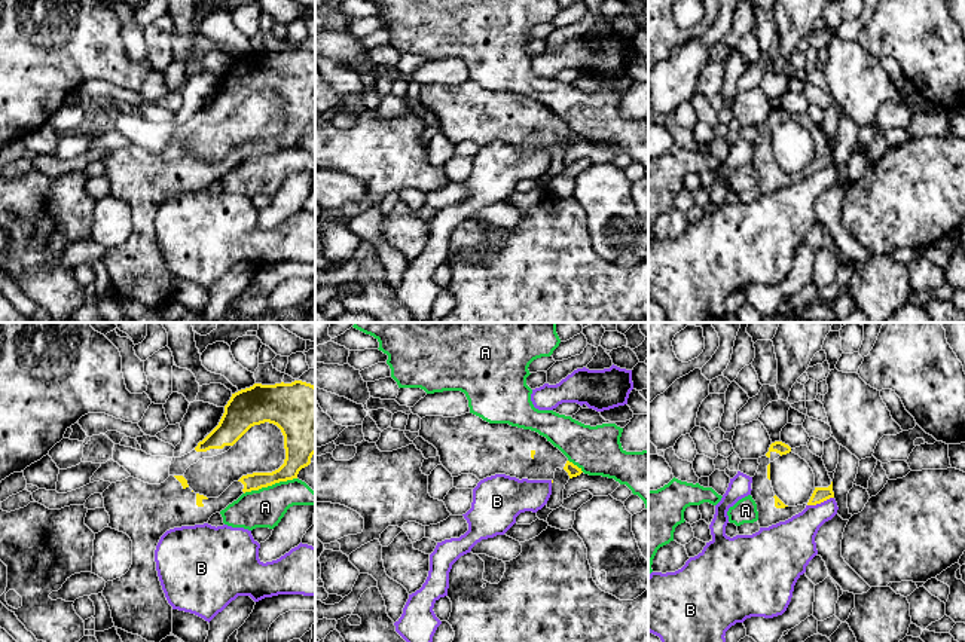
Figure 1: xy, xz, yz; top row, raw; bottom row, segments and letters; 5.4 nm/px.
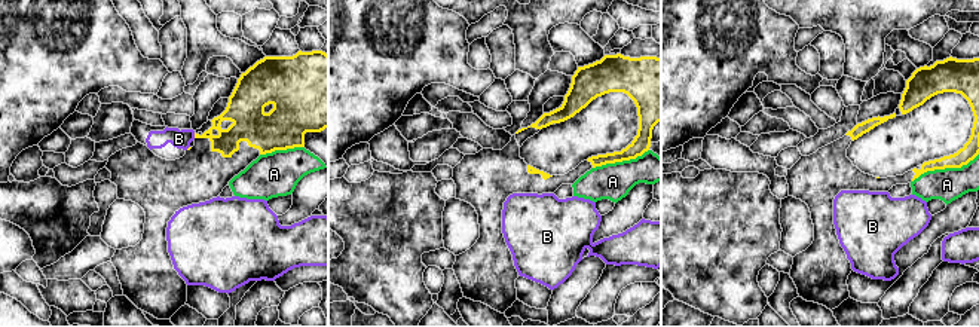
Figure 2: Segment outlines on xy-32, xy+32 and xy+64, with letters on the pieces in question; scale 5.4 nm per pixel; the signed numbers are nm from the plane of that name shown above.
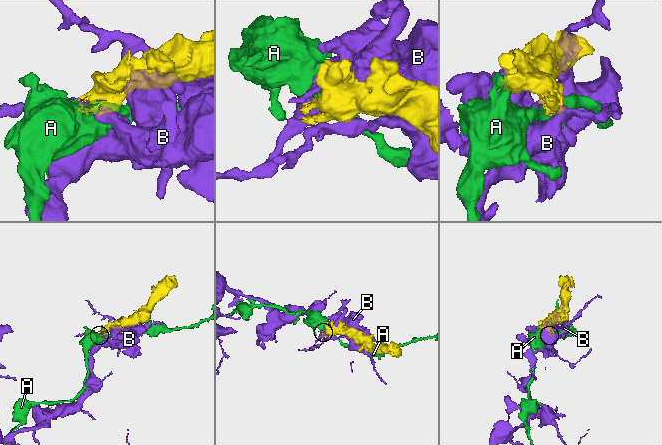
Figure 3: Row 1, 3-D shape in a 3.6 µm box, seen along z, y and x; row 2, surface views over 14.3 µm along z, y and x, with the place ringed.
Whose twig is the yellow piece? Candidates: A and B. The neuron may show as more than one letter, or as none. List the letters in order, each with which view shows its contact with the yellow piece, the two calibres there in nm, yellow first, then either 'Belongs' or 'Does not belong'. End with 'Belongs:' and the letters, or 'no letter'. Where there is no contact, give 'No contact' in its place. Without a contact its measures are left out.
A: Touches yellow in xy. Thickness 160 nm (yellow) against 200 nm. Does not belong
B: Touches yellow in yz. Thickness 80 nm (yellow) against 220 nm. Does not belong
Belongs: no letter

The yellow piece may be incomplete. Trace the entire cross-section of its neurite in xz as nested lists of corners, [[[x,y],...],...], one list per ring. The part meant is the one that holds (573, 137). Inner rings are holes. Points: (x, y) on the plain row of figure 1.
[[[473,80],[425,83],[421,86],[419,104],[437,116],[442,132],[452,144],[473,141],[483,147],[506,141],[553,150],[558,135],[565,137],[569,146],[583,140],[538,100],[509,91],[489,91]]]

